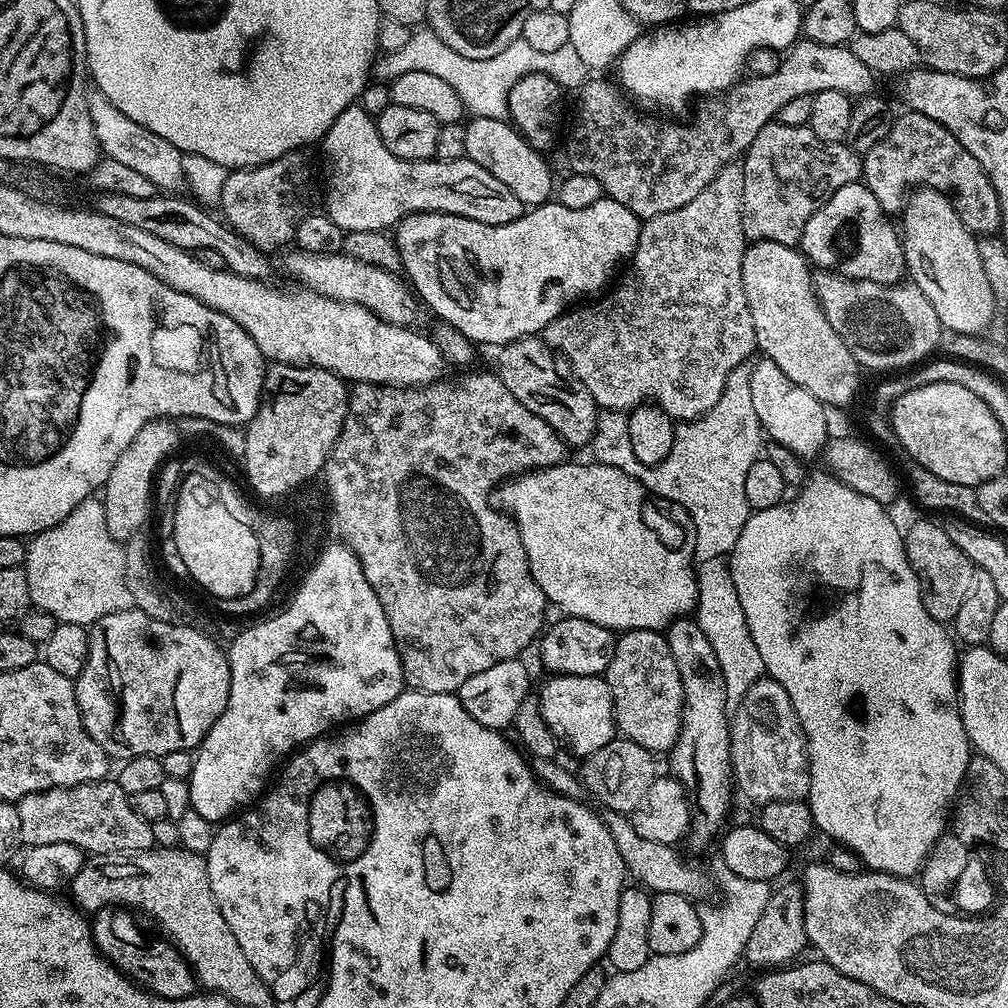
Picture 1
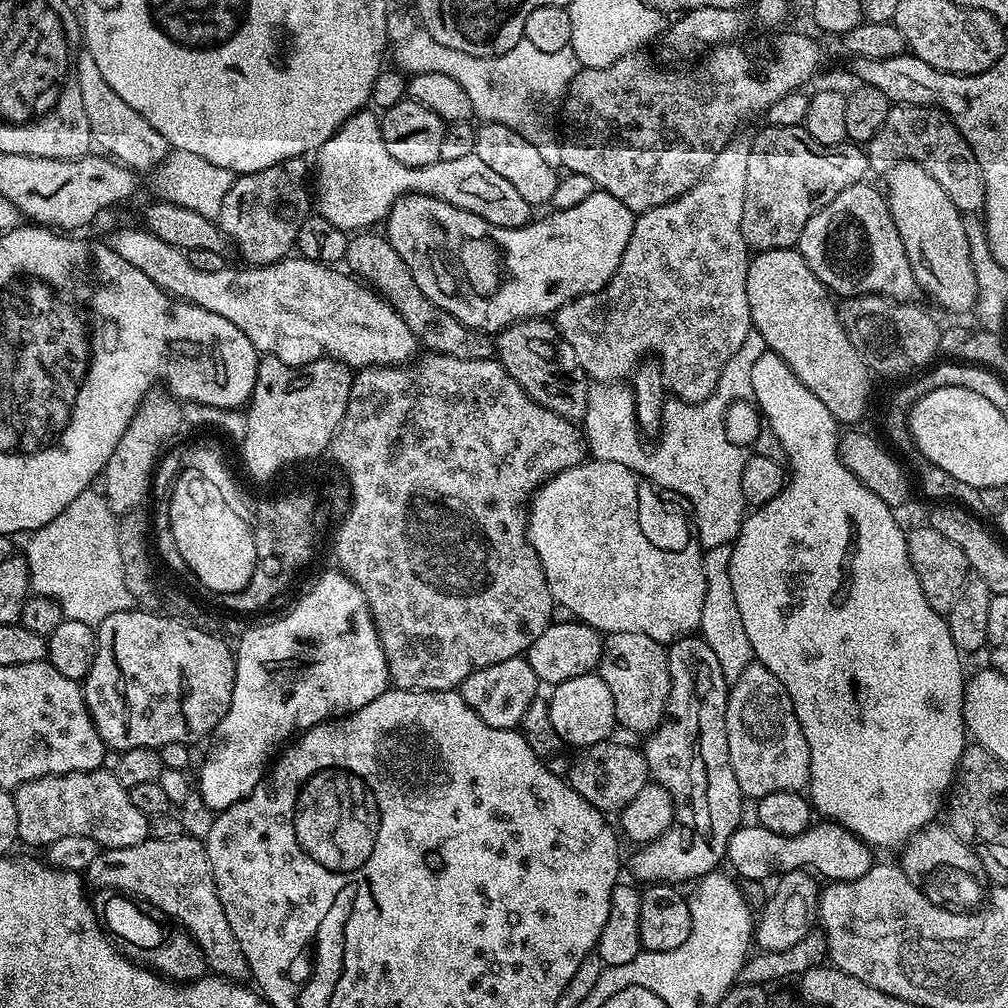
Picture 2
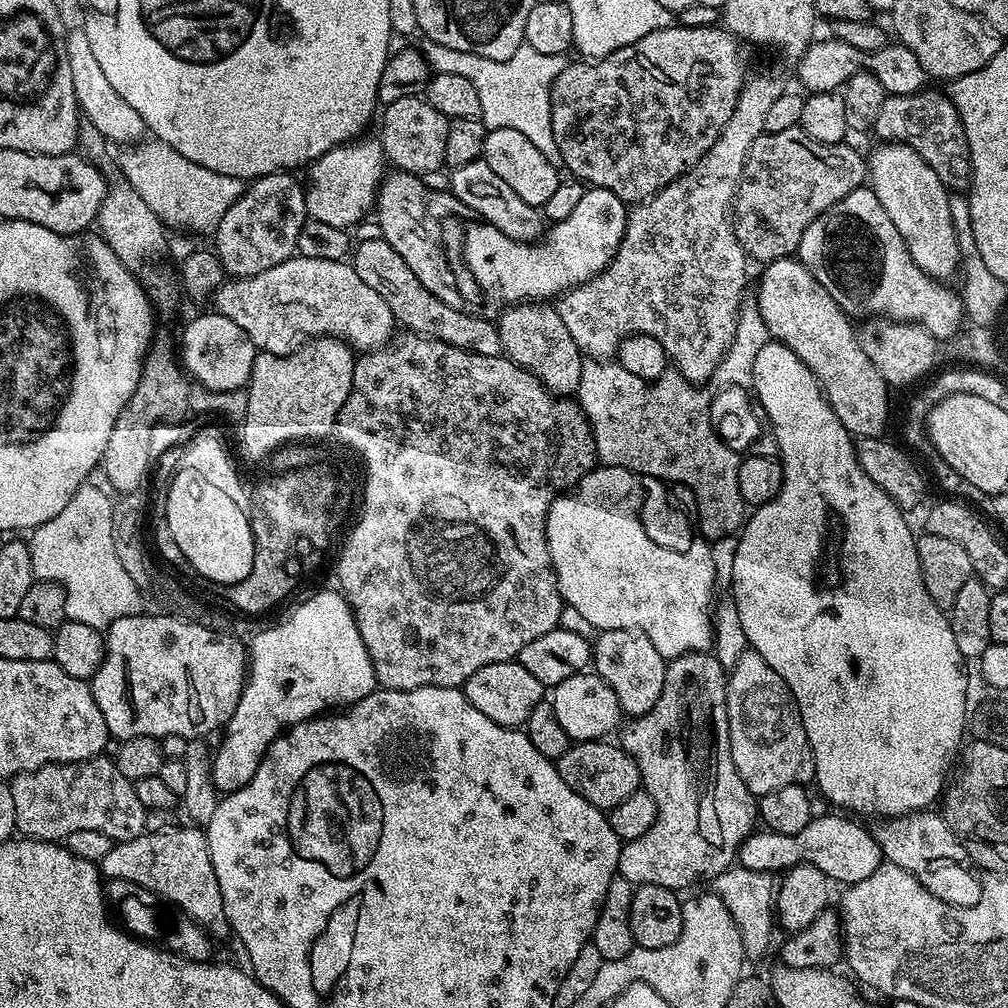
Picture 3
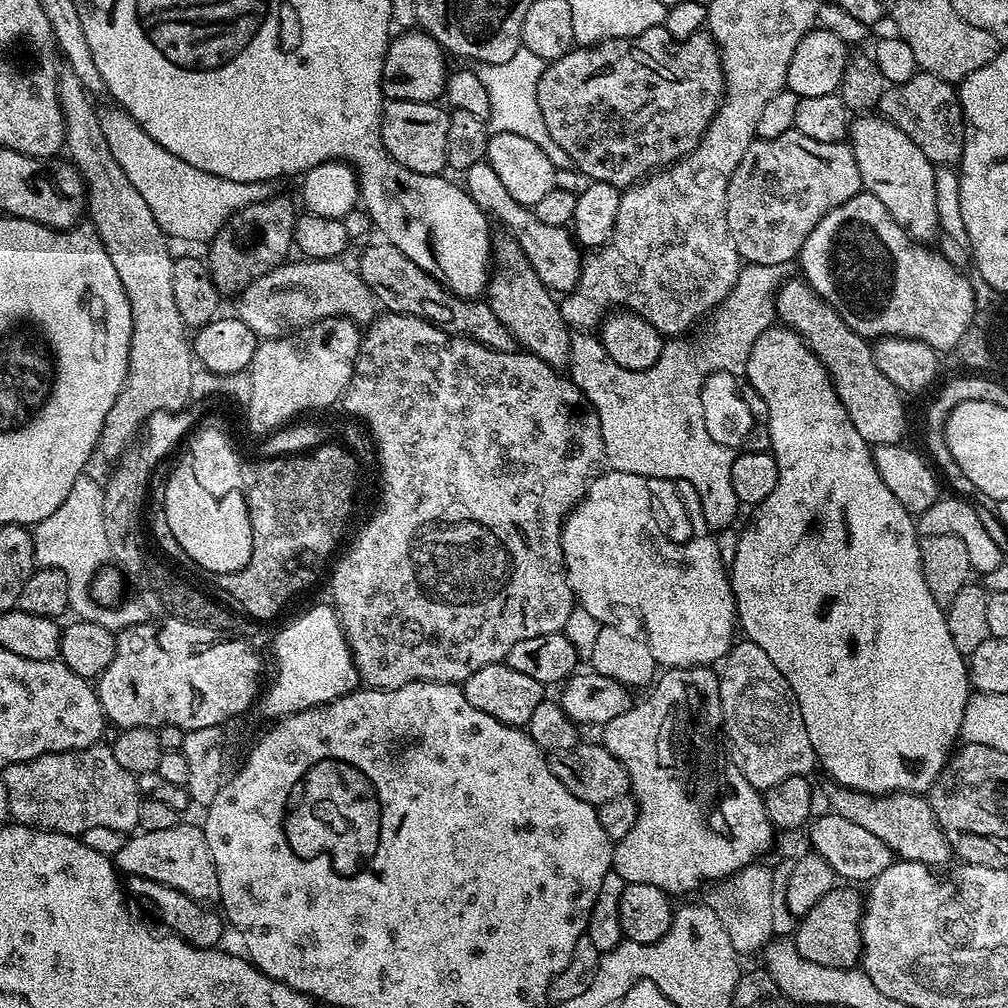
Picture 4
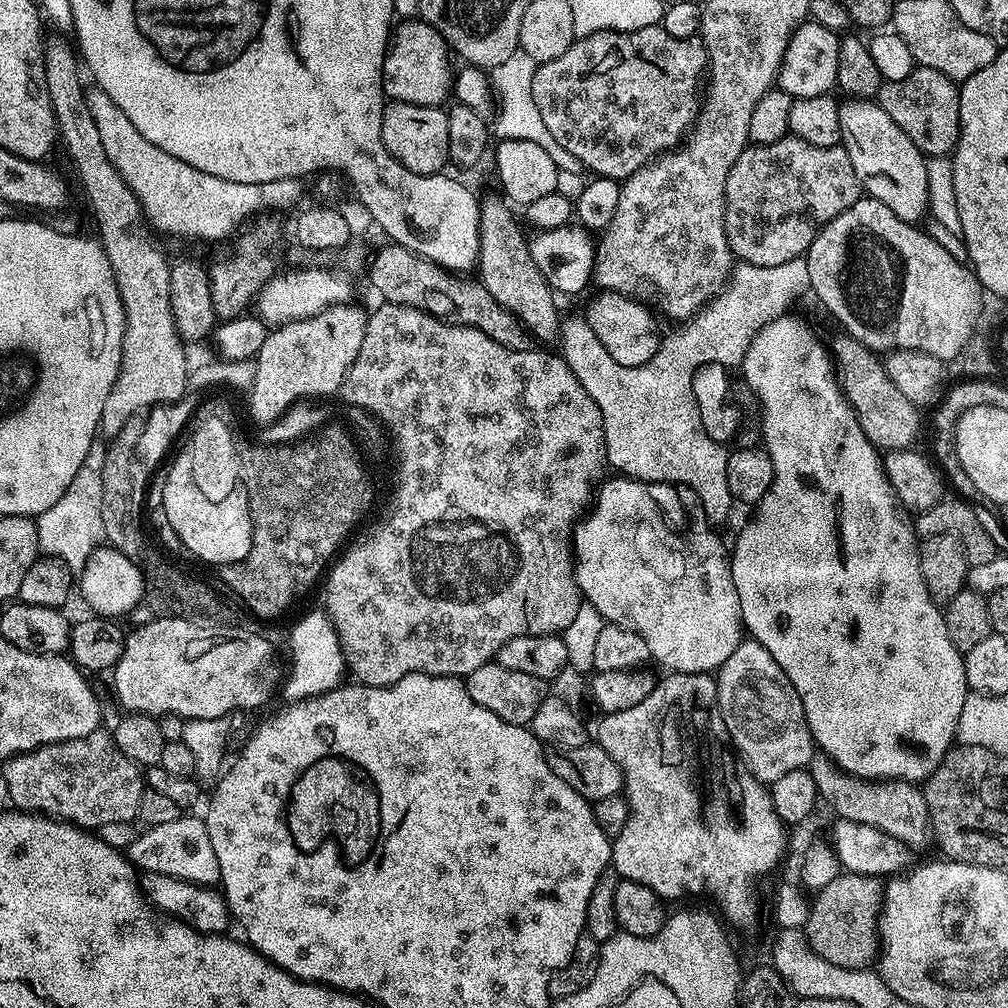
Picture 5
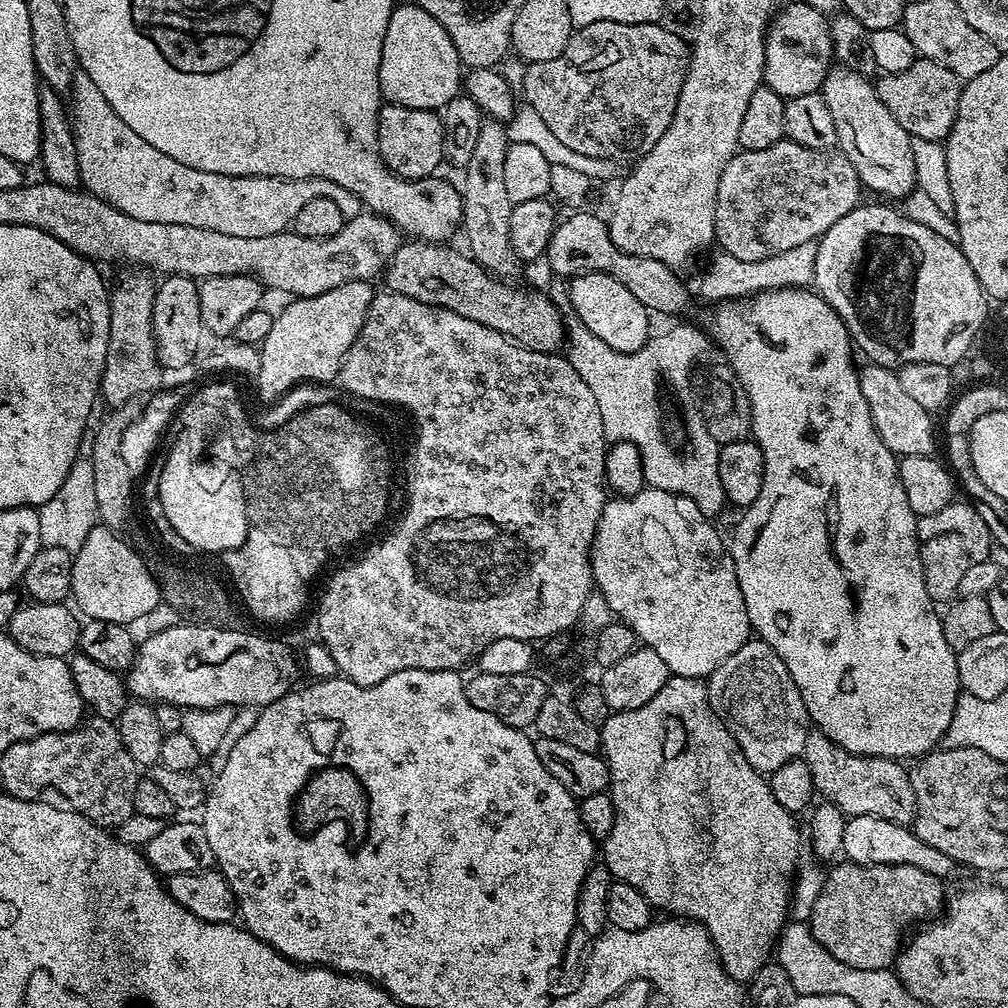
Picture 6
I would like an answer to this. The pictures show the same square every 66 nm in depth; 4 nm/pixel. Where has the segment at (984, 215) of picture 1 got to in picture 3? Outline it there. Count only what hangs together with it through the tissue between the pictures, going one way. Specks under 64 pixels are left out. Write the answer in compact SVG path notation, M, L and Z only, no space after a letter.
M904 92L901 96L885 95L882 111L874 129L877 141L905 144L920 155L938 174L949 190L964 190L972 178L970 146L966 142L966 130L954 102L941 92Z

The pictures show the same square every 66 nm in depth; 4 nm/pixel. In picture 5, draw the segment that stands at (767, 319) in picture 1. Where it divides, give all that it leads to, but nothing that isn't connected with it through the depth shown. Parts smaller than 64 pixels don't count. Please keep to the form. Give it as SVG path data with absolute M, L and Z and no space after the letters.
M840 334L836 341L831 341L830 355L836 366L840 387L866 438L870 438L877 450L912 448L920 432L921 413L898 391L898 386L890 382L884 369L884 360L847 334Z

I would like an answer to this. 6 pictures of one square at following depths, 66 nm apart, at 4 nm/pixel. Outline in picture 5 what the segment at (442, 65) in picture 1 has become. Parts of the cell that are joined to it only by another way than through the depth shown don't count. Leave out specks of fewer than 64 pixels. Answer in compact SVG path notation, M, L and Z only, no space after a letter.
M515 51L510 58L506 58L506 62L502 62L496 68L491 69L490 83L494 89L495 99L498 101L498 111L495 113L496 128L494 124L494 132L500 140L525 140L526 142L535 142L537 146L542 146L542 150L546 150L546 154L550 154L550 158L554 162L554 166L561 173L569 172L572 176L585 175L586 169L584 164L574 158L574 154L570 154L566 150L562 150L562 146L558 146L558 142L554 142L554 138L550 135L550 130L546 130L546 125L542 122L542 114L538 114L538 108L534 106L532 95L530 94L530 82L536 73L536 64L522 51Z

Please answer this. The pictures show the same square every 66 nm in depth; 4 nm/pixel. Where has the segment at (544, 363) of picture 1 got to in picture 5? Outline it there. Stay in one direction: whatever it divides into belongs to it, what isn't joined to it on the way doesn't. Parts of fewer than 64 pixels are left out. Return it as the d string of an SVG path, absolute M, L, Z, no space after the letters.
M488 196L479 201L479 283L504 308L510 309L521 324L537 341L555 341L560 334L561 313L556 313L553 289L548 287L544 275L534 266L534 258L528 249L529 241L524 240L520 226L512 217L513 209L503 199Z

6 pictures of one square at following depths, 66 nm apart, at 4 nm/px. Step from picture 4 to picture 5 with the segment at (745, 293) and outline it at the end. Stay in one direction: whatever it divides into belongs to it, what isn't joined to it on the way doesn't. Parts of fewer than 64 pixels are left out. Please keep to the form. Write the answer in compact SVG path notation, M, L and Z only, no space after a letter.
M804 256L790 258L780 266L754 266L743 262L731 269L721 291L717 292L699 312L687 322L681 323L677 332L661 339L655 354L642 365L633 368L622 366L610 358L606 346L598 342L594 330L590 330L583 315L565 315L560 322L558 337L559 355L564 357L566 366L574 370L574 378L582 382L586 394L594 398L598 410L602 410L604 427L604 450L609 465L617 468L617 473L649 484L661 486L683 486L694 490L706 514L709 525L717 526L732 512L734 501L730 486L726 486L726 462L729 449L723 443L714 441L703 429L703 420L695 402L691 388L692 375L704 363L720 363L725 366L743 365L744 354L753 337L762 325L785 313L799 296L809 295L808 262Z

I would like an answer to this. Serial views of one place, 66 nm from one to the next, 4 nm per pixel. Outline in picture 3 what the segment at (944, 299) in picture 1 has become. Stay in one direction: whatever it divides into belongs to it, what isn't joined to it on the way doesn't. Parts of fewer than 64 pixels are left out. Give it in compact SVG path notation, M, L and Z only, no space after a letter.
M891 142L881 143L866 160L866 172L870 177L872 193L882 202L882 210L890 214L890 222L902 234L902 242L906 242L906 250L910 250L910 258L926 274L930 274L935 280L941 282L951 281L951 276L957 275L961 267L958 238L955 234L954 219L950 214L950 192L944 183L930 170L930 166L916 151L905 144L893 144Z

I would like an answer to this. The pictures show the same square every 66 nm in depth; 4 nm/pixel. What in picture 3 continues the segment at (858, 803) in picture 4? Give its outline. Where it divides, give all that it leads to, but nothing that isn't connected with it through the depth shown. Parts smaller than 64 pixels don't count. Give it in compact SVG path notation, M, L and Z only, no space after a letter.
M921 810L909 812L906 816L889 816L881 819L877 828L871 829L872 836L878 842L885 861L902 870L911 872L921 869L925 861L935 859L950 859L958 864L967 865L969 858L961 837L944 821L943 815L936 810Z

